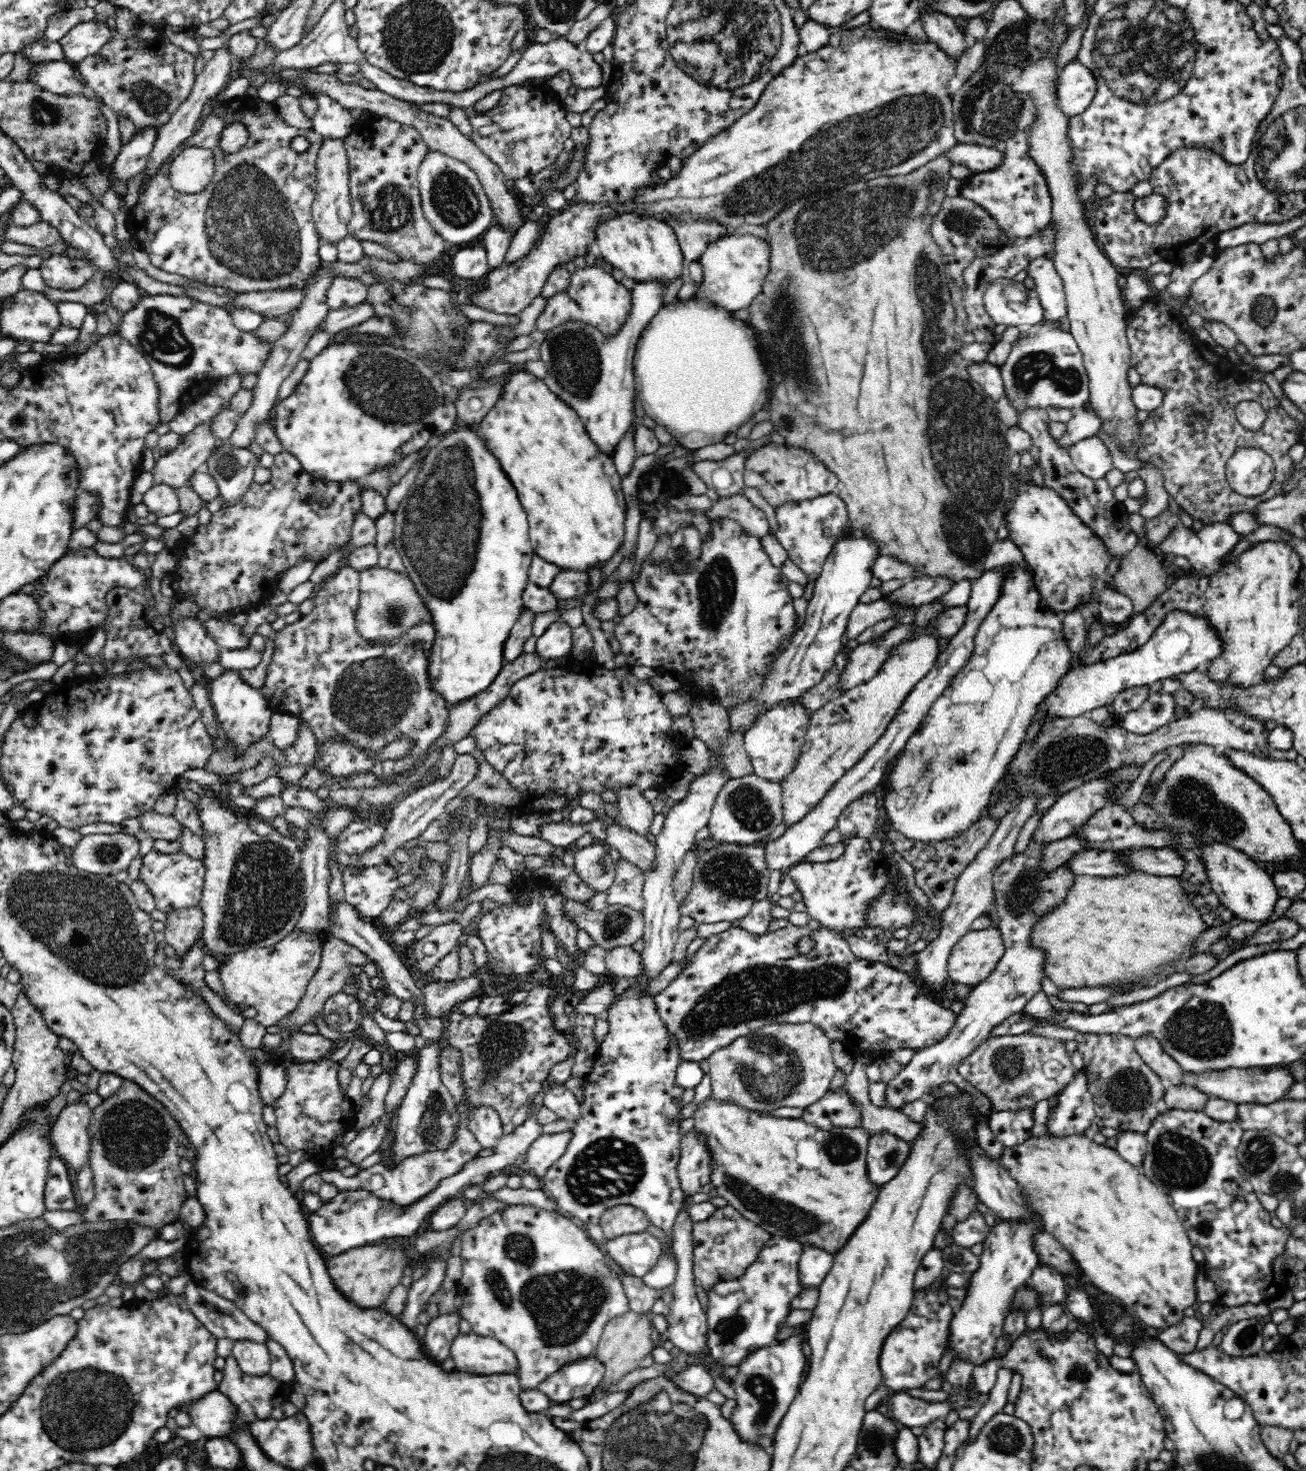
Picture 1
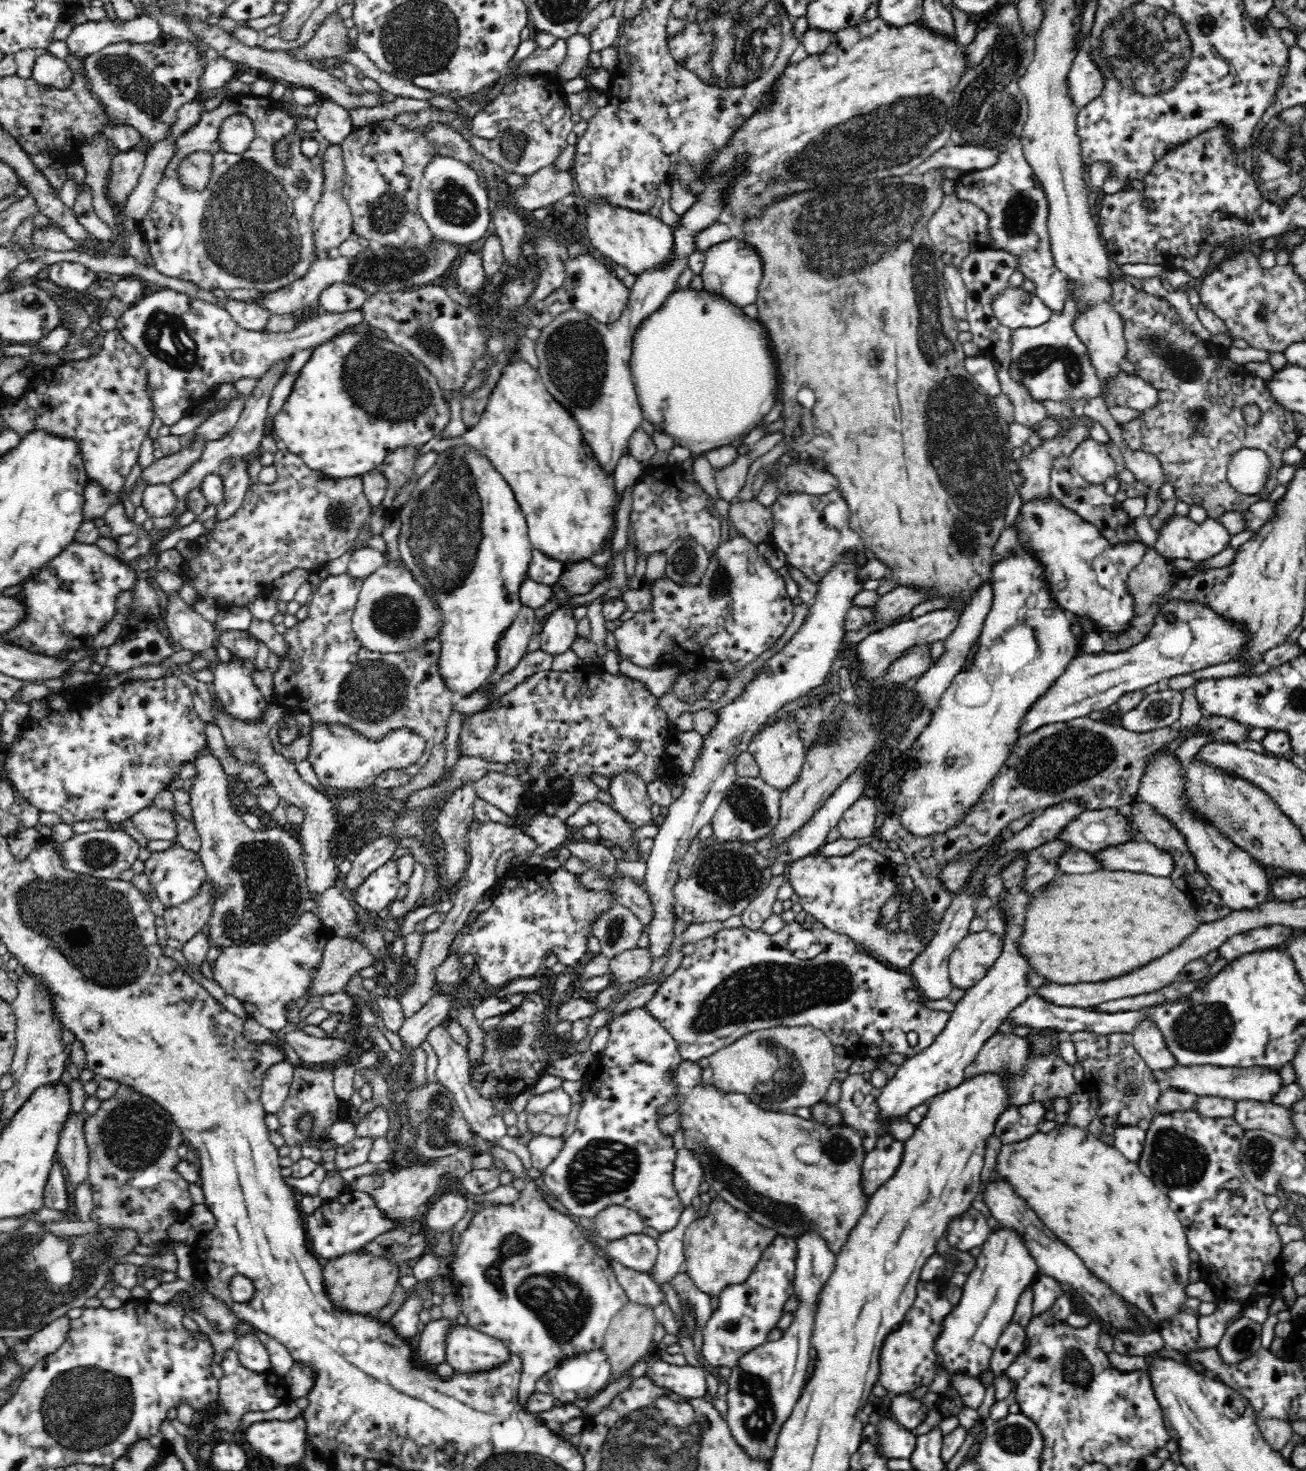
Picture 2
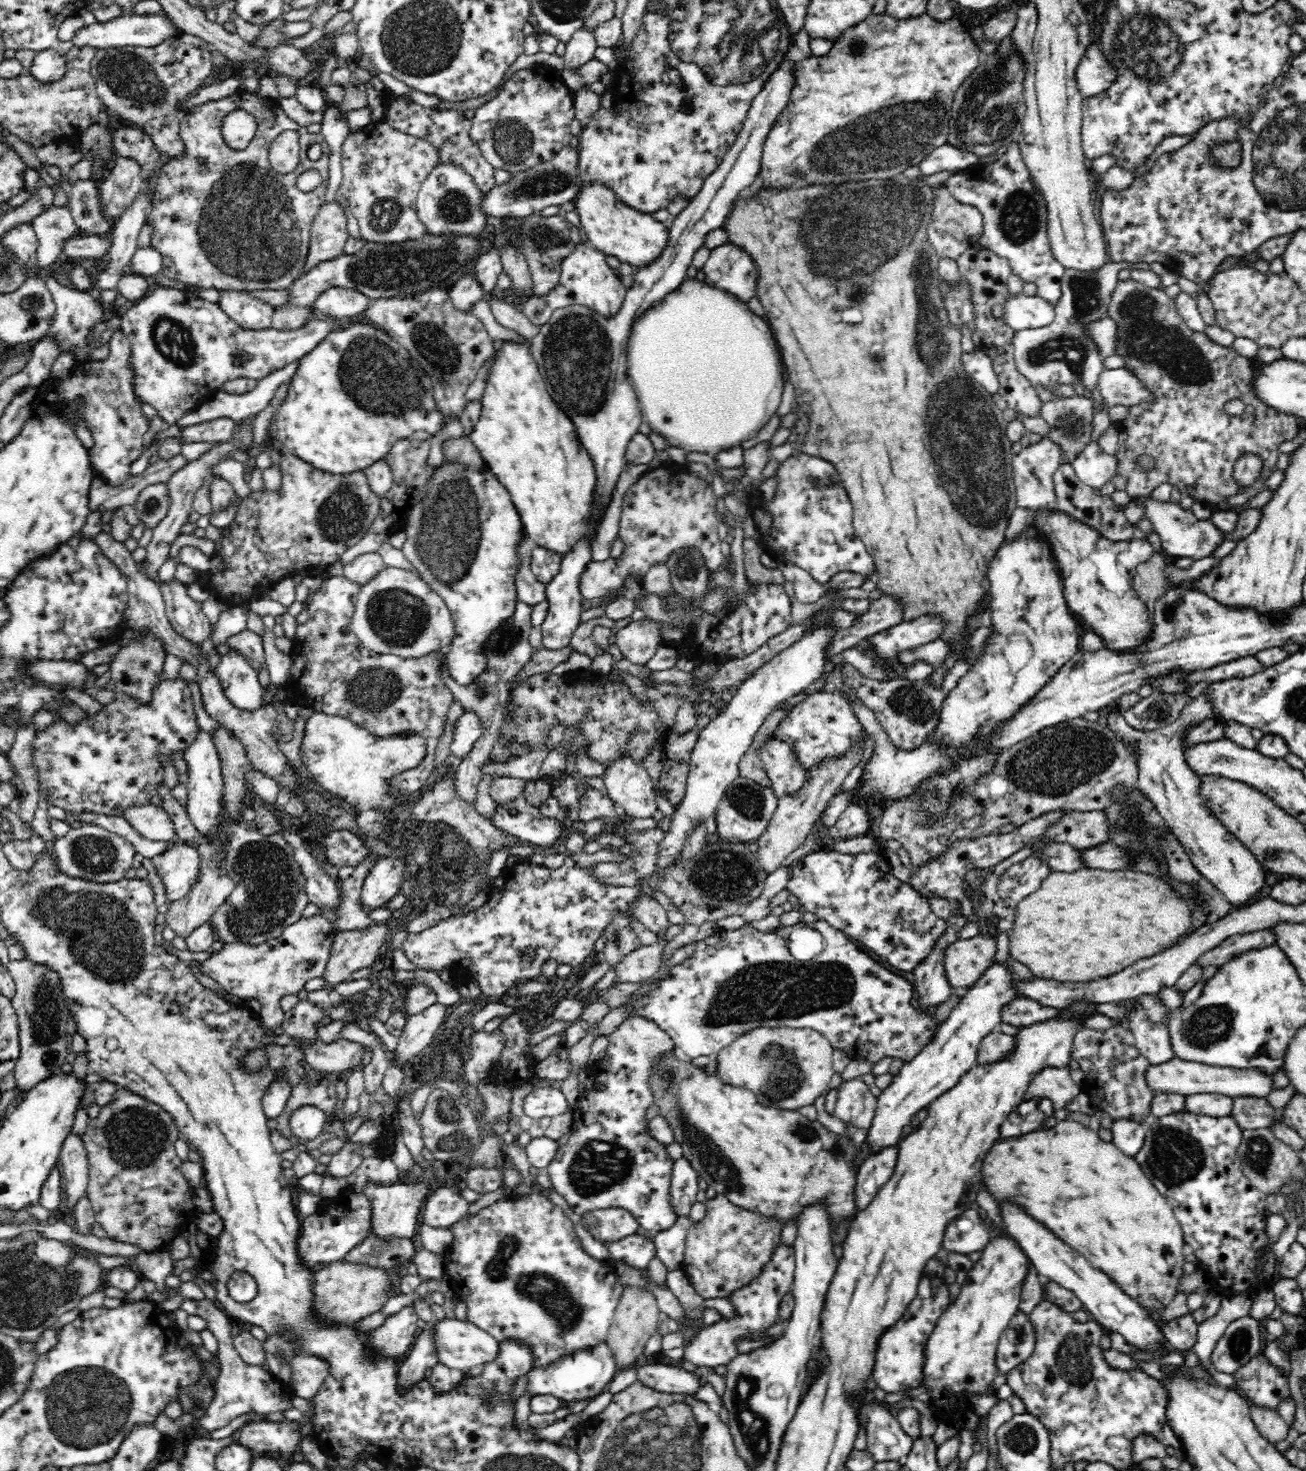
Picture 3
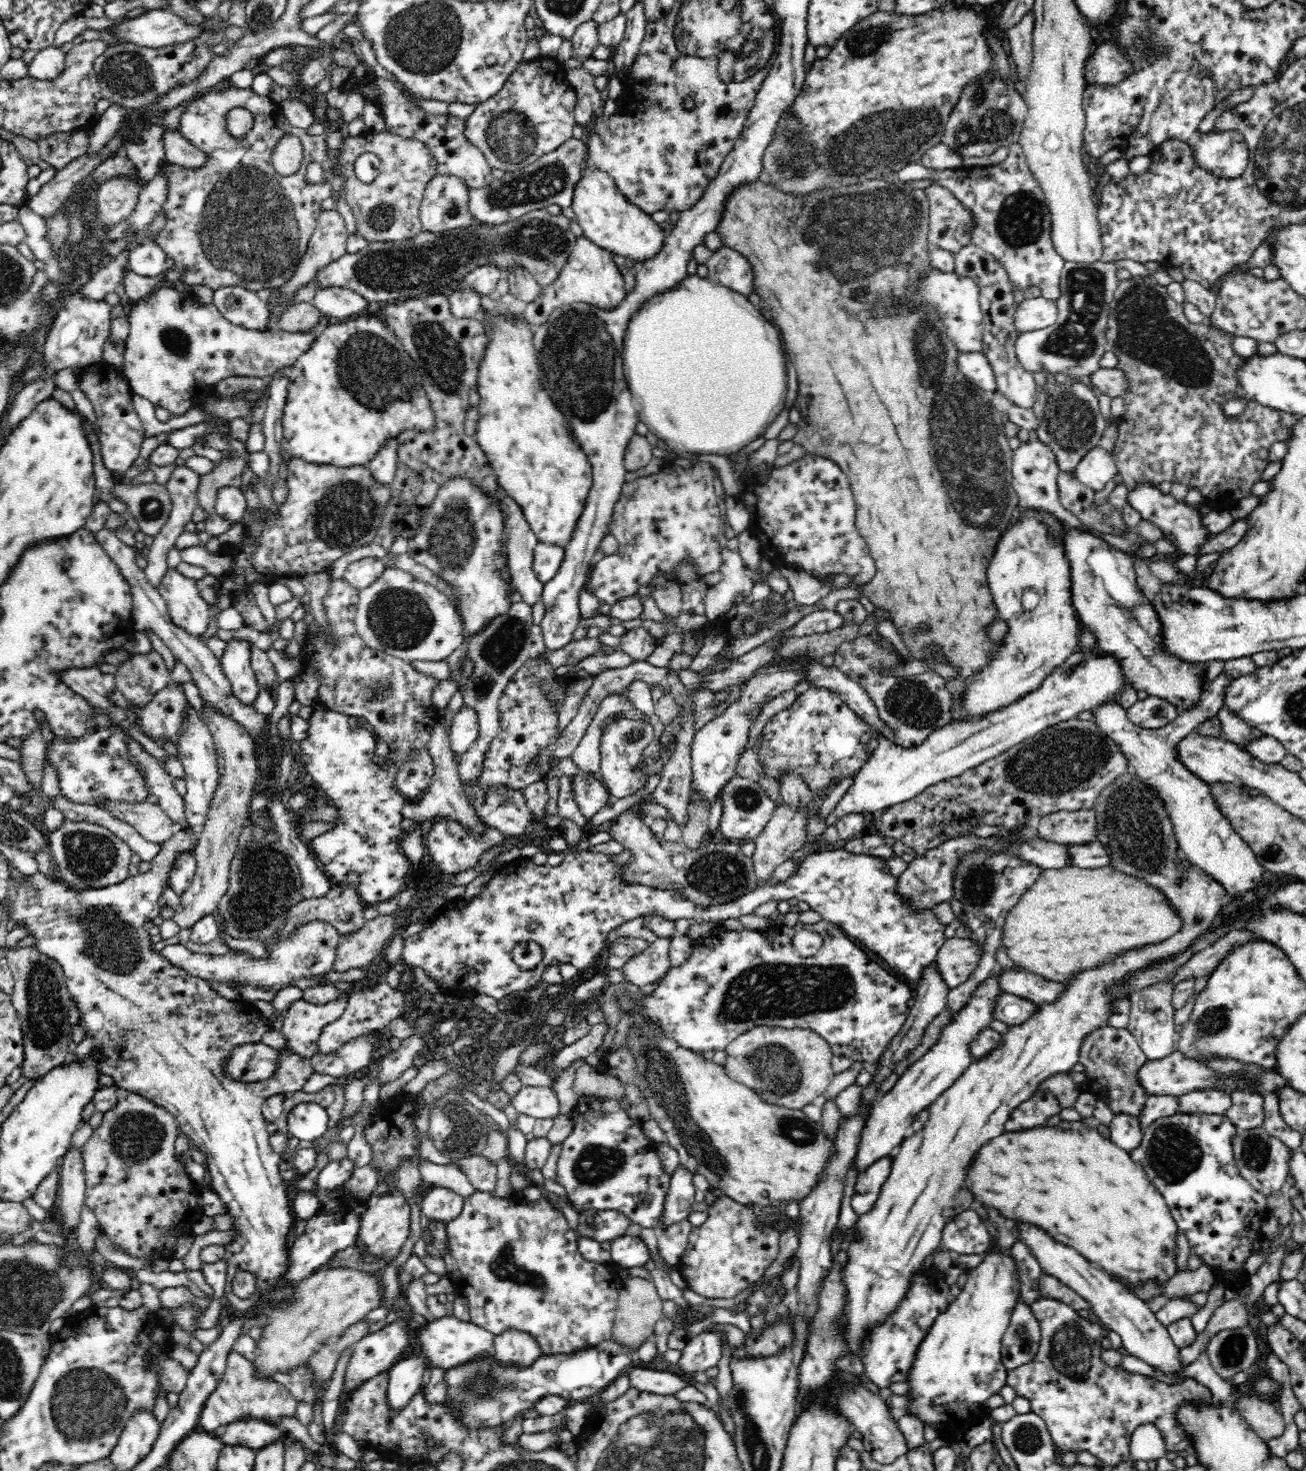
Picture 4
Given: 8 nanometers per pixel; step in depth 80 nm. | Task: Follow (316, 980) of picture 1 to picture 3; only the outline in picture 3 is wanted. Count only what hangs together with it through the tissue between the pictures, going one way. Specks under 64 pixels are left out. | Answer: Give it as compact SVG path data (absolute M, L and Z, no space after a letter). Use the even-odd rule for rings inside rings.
M380 920L356 931L338 933L332 945L331 958L324 980L330 986L352 980L352 974L369 968L381 954L382 944L388 941L390 926Z

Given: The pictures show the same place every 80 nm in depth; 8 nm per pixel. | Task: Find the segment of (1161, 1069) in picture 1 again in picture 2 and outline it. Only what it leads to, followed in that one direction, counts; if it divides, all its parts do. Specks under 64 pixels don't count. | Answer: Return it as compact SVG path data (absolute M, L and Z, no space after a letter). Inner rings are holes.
M1144 1017L1134 1028L1133 1045L1140 1056L1154 1069L1165 1069L1175 1065L1177 1060L1166 1046L1162 1030L1152 1017Z

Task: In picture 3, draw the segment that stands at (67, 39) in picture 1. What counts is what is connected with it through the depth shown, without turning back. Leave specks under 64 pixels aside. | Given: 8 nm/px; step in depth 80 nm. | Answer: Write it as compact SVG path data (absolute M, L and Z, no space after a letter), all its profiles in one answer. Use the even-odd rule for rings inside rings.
M148 14L148 15L123 15L122 17L114 18L108 22L98 22L98 24L92 24L88 28L82 28L76 32L76 36L72 38L71 42L76 46L92 46L108 48L108 47L144 47L152 48L170 40L170 38L179 37L183 31L178 30L174 21L170 20L170 17L166 14Z

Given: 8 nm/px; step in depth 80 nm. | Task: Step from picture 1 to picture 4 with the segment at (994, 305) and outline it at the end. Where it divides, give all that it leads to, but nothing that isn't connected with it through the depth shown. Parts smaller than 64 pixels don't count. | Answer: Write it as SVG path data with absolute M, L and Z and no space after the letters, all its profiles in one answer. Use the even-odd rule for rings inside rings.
M1043 296L1024 299L1016 304L1016 328L1022 332L1040 330L1052 326L1058 318L1057 301Z

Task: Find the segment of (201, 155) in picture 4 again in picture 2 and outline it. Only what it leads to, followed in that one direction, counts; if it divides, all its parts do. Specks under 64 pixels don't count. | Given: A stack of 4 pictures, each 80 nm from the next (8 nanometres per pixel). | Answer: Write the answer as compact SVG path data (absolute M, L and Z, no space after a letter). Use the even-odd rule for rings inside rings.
M165 33L152 44L112 44L88 55L86 59L85 70L91 80L91 89L107 114L120 119L122 123L132 125L151 146L164 142L170 136L172 126L178 118L178 108L197 97L201 77L209 66L206 54L202 52L202 44L198 40L188 42Z

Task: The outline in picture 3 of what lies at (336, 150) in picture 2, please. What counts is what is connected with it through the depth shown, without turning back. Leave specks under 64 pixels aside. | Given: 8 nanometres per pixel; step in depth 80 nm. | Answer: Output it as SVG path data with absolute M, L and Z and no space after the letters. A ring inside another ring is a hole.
M325 202L312 224L308 252L300 276L344 254L349 239L345 211L338 202Z

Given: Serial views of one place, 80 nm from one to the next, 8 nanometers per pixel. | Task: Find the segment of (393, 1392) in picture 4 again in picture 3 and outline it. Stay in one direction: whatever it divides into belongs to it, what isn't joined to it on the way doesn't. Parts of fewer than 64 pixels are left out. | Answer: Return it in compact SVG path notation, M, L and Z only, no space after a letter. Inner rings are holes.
M431 1325L420 1331L411 1346L406 1360L399 1361L396 1371L396 1393L406 1397L420 1382L426 1379L426 1372L436 1366L438 1359L433 1348Z

